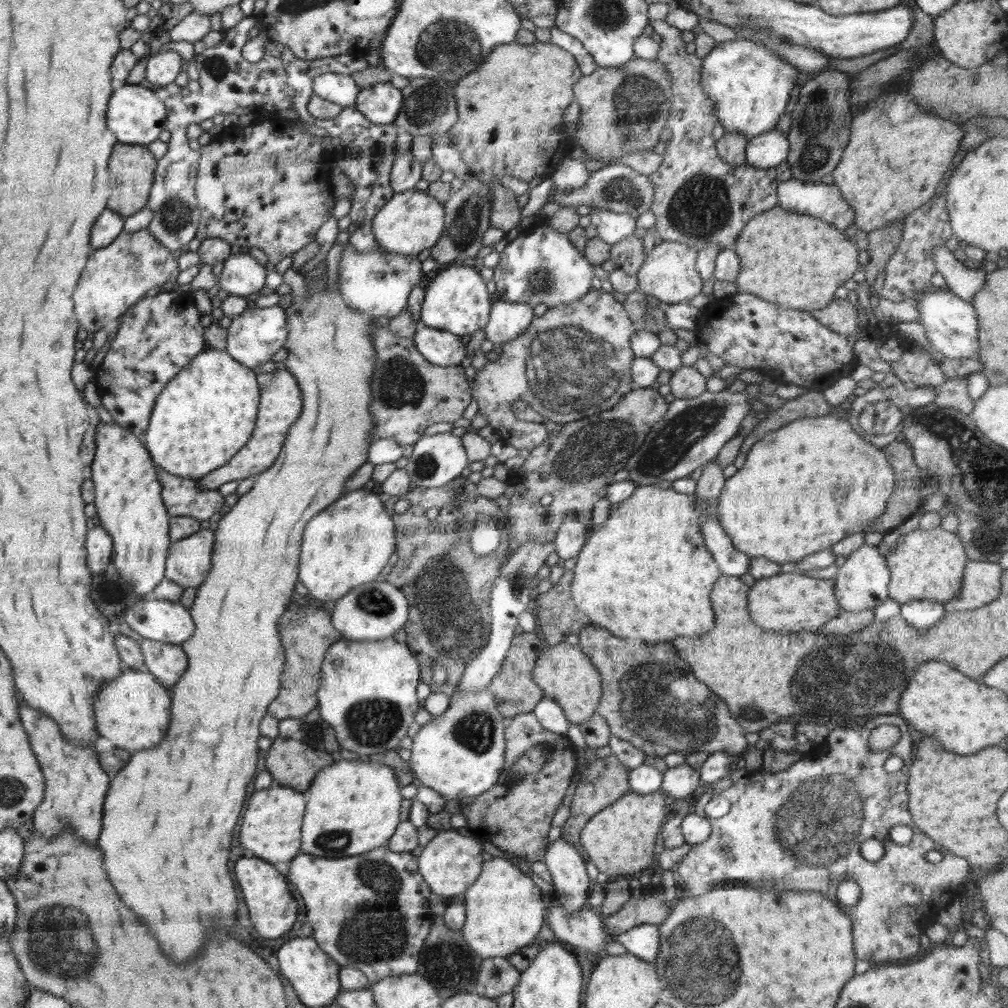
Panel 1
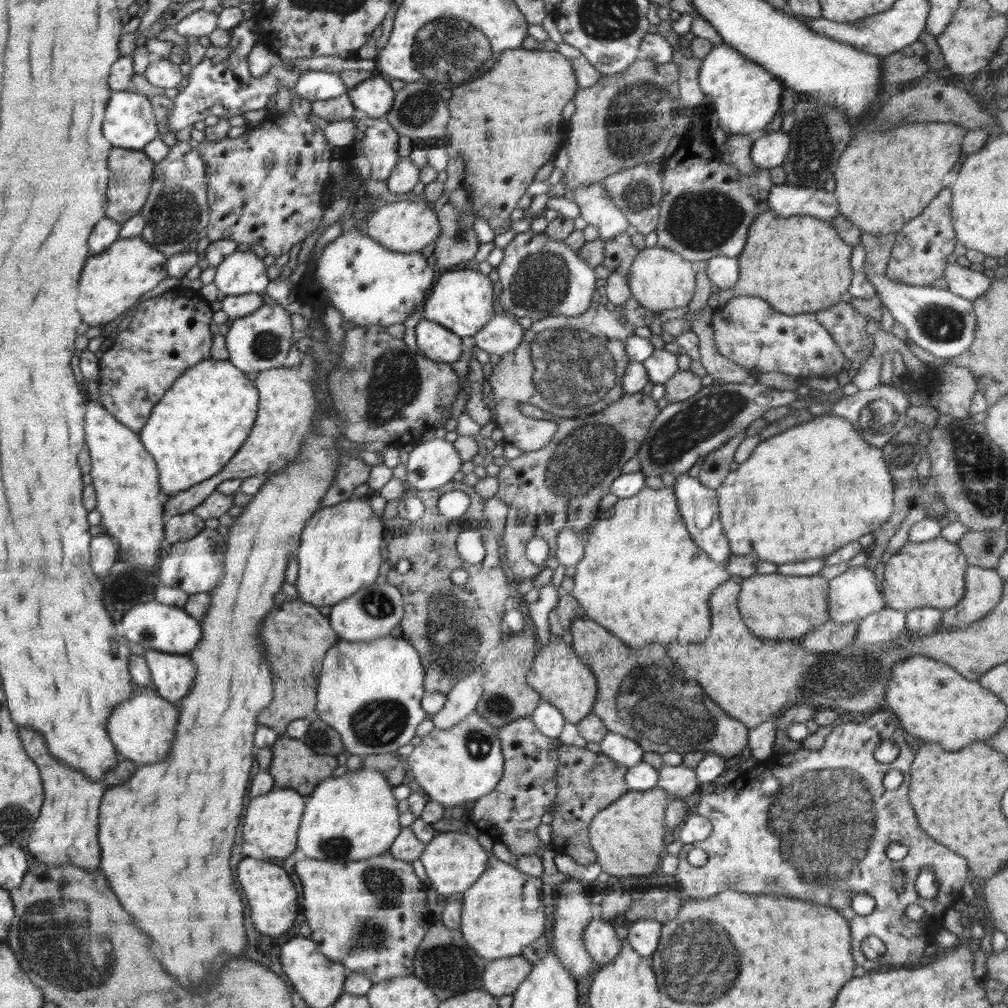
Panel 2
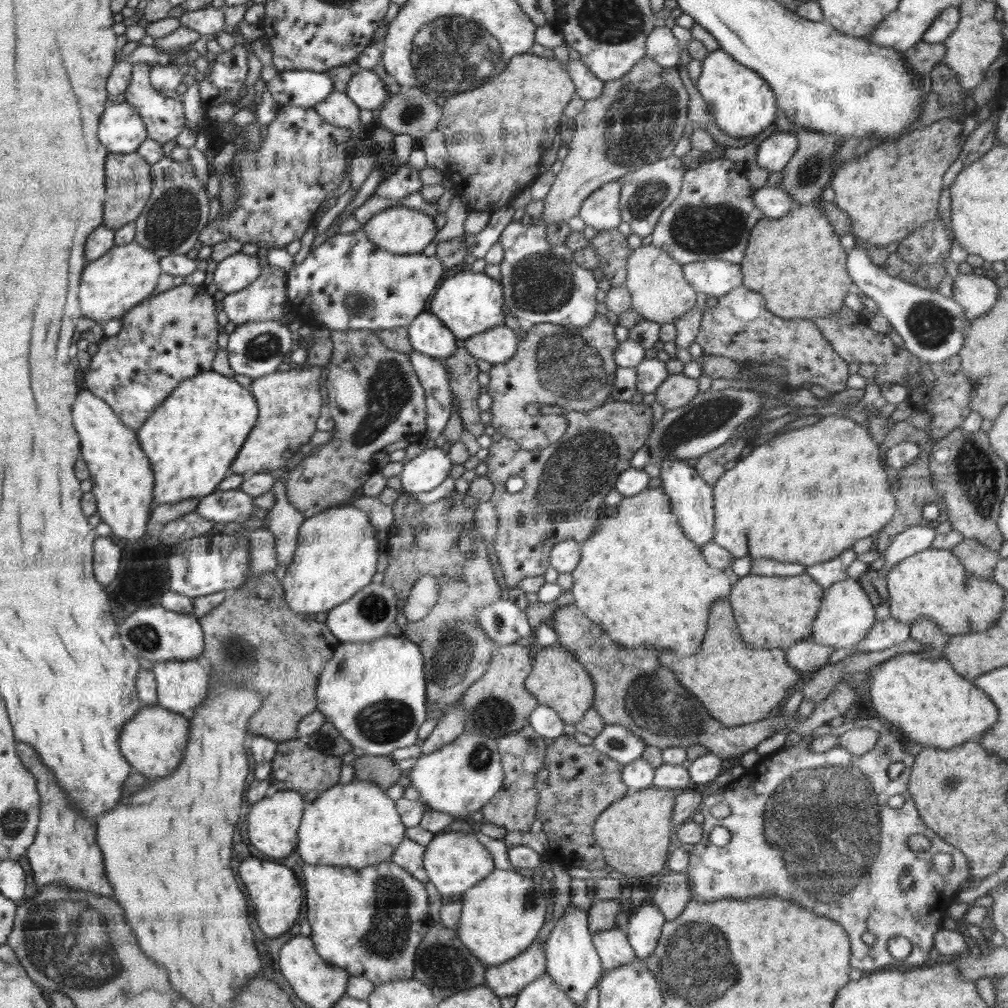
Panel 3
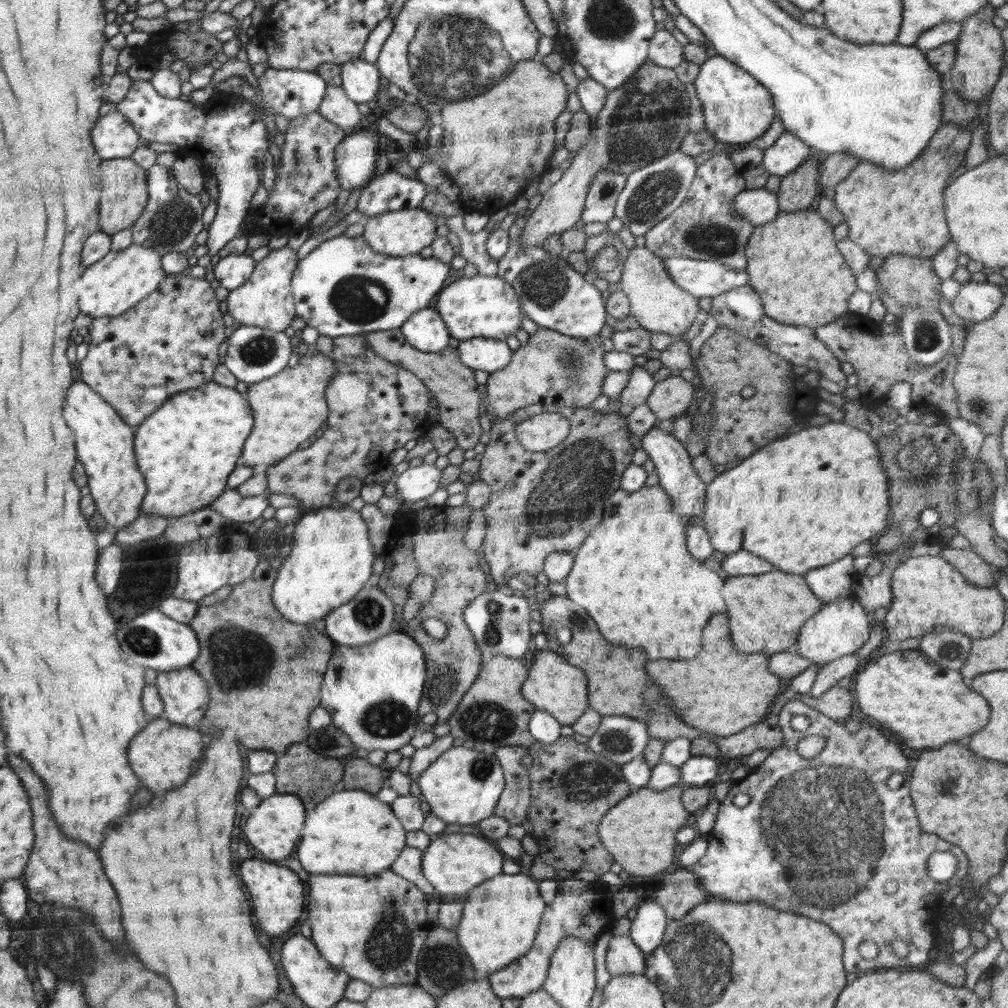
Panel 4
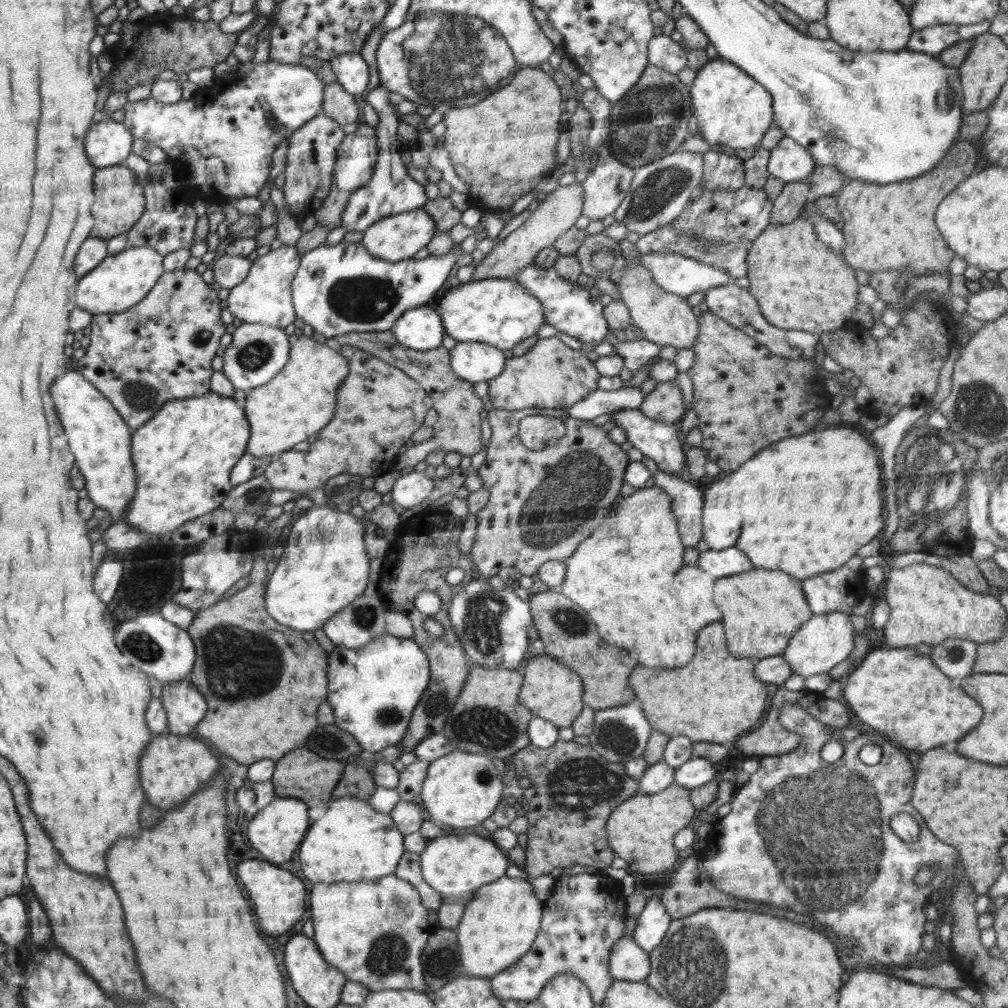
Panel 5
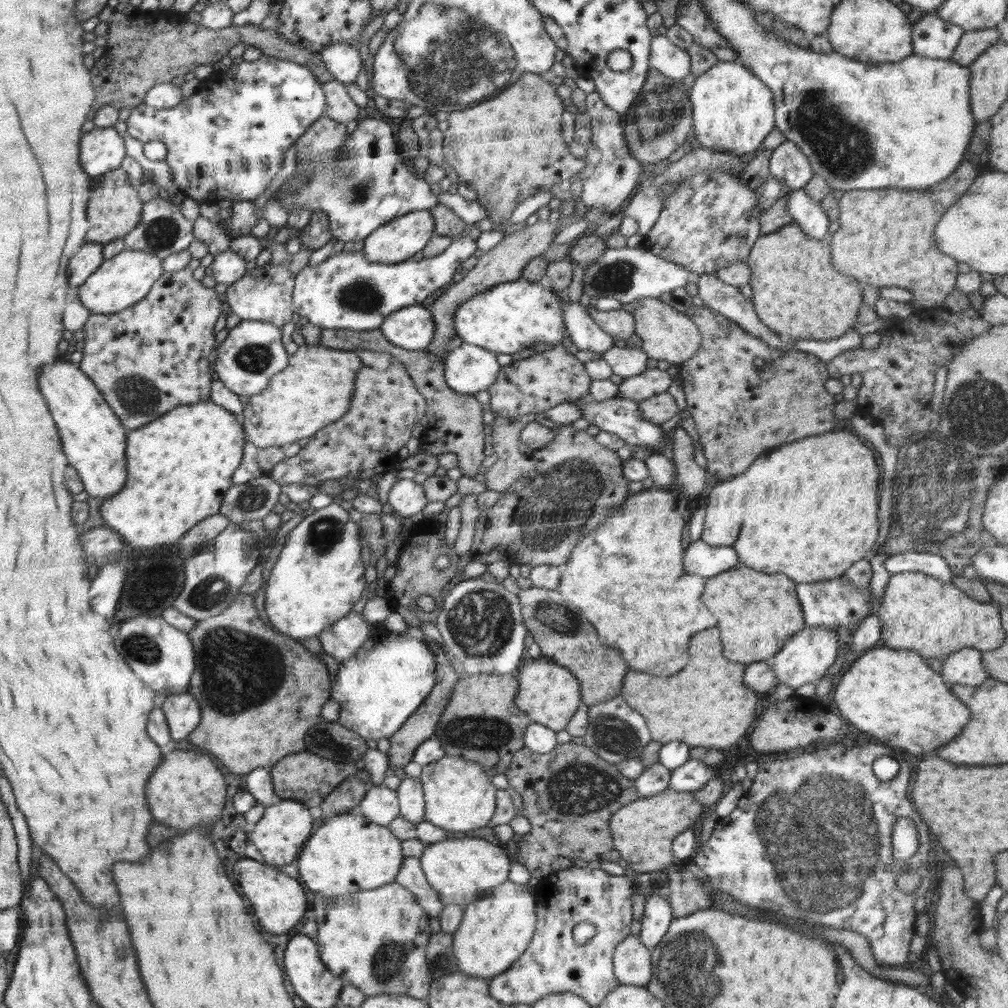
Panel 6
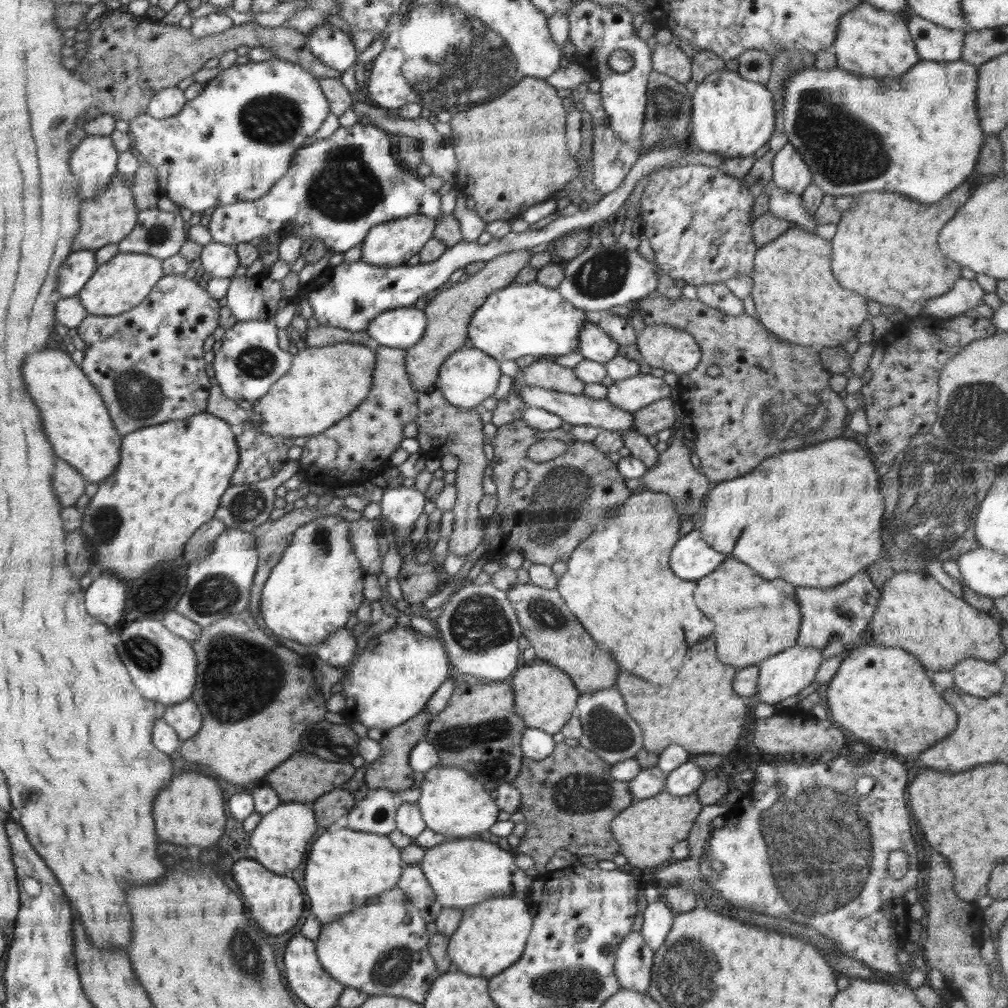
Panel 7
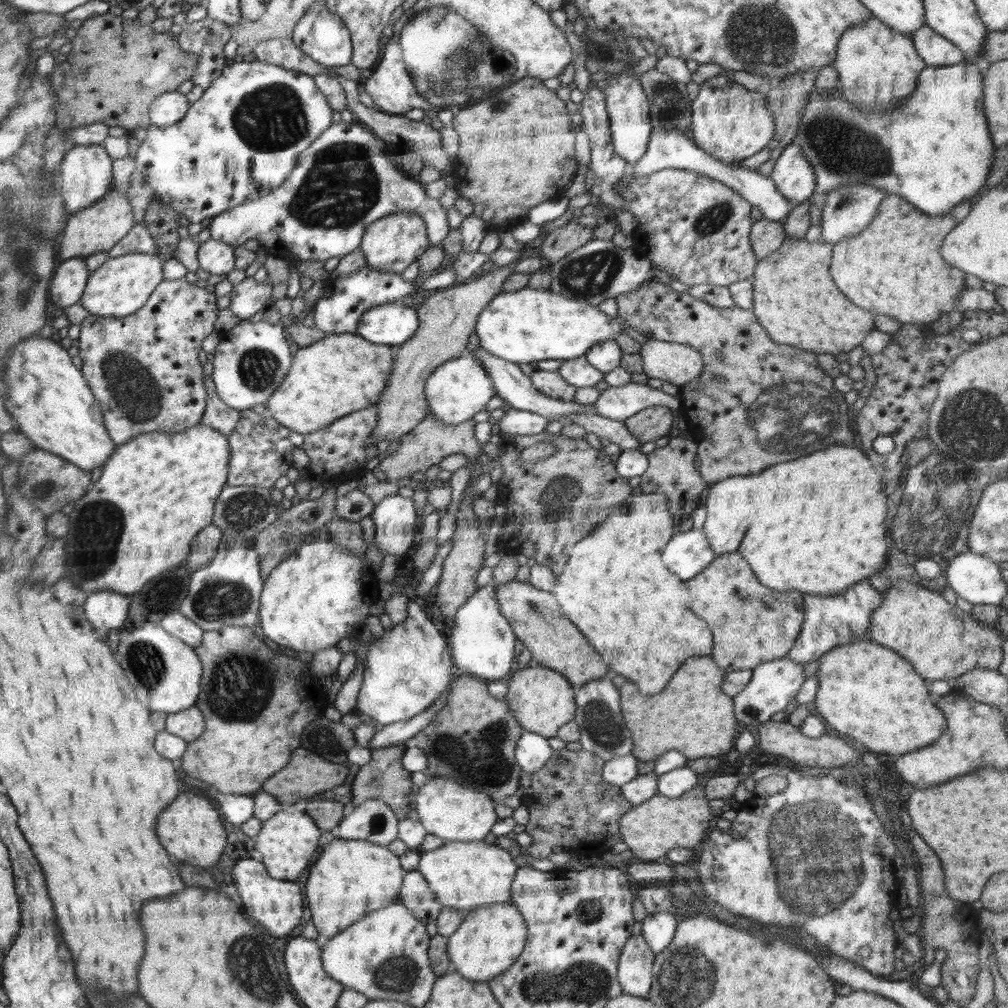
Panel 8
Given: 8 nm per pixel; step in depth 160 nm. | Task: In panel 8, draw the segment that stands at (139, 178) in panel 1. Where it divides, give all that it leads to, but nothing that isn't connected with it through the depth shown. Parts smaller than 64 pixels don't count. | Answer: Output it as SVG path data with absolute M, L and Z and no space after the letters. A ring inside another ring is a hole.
M112 189L100 201L69 215L67 226L58 240L58 263L72 258L84 257L109 251L130 232L135 226L131 204L126 192Z

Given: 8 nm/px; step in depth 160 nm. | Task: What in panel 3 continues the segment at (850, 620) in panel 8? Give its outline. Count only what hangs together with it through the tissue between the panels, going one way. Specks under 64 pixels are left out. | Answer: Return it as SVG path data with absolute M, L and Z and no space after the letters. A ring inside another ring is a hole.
M849 548L839 554L836 558L822 562L820 564L813 564L809 566L805 573L811 576L822 588L825 590L830 588L835 582L846 580L849 576L846 573L846 568L856 560L856 552Z

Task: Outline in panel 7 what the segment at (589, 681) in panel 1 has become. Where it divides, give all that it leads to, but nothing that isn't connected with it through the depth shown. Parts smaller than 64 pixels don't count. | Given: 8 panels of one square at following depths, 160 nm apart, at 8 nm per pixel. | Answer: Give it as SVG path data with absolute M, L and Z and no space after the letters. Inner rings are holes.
M539 661L519 666L512 675L515 713L527 727L538 728L552 735L560 732L572 718L578 697L581 695L568 673L550 663Z

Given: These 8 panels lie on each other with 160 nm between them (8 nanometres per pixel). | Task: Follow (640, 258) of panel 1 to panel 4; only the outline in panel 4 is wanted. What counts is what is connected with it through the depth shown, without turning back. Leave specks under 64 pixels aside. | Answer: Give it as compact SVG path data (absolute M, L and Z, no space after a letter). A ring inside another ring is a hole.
M604 230L598 235L587 237L583 248L590 271L609 283L618 283L629 249L622 244L618 234Z

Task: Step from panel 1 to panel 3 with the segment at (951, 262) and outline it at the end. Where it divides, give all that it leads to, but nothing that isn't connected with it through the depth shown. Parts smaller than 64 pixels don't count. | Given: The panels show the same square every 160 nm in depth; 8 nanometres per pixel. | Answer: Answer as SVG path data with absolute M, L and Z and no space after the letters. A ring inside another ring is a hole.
M959 273L953 279L952 298L964 308L968 322L984 316L994 306L999 289L993 279L974 273Z

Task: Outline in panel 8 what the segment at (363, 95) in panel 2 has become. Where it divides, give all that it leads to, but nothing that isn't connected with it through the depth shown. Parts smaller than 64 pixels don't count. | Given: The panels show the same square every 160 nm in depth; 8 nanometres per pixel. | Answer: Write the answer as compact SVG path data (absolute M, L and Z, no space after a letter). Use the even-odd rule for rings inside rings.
M315 2L303 11L302 18L297 20L296 26L291 34L293 43L303 50L310 58L327 67L344 66L350 63L352 44L350 44L349 30L346 30L345 22L332 11L326 8L326 3Z

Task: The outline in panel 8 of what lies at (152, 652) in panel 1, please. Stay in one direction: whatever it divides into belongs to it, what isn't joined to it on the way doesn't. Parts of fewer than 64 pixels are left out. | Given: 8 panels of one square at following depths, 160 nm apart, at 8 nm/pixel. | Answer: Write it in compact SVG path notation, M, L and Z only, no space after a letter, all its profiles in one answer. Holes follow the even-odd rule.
M191 706L180 712L167 714L165 730L180 736L187 743L195 741L205 729L205 720L198 706Z

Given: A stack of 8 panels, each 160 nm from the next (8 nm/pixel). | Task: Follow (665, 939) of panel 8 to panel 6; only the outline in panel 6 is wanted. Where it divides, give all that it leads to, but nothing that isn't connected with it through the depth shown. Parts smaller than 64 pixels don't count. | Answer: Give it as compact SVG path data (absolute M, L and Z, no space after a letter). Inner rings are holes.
M656 893L647 896L643 917L640 920L642 922L641 929L638 934L643 946L650 951L656 948L667 933L672 919L673 912L668 901Z

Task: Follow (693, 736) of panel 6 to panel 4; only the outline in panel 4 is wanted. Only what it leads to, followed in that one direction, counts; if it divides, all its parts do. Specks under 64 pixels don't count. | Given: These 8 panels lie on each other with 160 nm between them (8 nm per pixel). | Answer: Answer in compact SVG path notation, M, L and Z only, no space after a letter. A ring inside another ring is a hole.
M715 614L702 634L702 650L696 660L708 662L674 662L668 670L666 660L648 662L646 670L654 684L661 688L661 694L671 700L675 712L682 716L684 724L716 736L732 736L766 717L773 709L774 700L780 694L781 678L769 671L767 654L744 654L744 662L724 662L742 660L732 648L731 634L728 630L729 616Z

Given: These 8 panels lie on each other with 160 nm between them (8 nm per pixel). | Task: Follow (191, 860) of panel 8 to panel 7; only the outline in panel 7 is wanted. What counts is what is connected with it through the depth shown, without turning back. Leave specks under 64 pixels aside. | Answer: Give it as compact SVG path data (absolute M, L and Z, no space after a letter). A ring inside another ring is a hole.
M201 770L182 772L172 778L168 790L160 794L160 802L156 802L156 834L160 834L160 840L178 846L198 846L200 850L206 850L208 846L214 846L224 834L226 812L222 788L218 786L216 778L202 773Z

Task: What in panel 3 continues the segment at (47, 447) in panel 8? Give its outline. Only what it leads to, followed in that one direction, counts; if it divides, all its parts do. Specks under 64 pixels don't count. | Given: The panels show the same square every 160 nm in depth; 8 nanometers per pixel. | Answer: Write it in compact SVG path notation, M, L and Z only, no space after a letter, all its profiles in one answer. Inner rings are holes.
M88 389L81 390L80 398L76 398L76 410L72 410L72 418L76 418L76 430L80 430L80 438L84 438L84 460L90 470L92 494L97 502L97 513L101 522L110 526L112 533L123 541L138 542L147 536L147 522L150 521L150 502L154 502L154 474L151 460L138 444L136 433L114 414L112 408L104 400L97 398Z

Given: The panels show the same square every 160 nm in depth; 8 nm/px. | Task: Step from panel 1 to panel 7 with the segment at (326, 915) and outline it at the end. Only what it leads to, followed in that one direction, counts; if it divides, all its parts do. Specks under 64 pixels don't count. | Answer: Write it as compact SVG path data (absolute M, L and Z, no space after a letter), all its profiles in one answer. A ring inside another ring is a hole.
M395 886L366 906L344 914L330 924L322 925L316 948L318 948L319 961L324 970L337 979L344 986L365 992L370 997L386 994L394 997L404 997L414 1002L423 1003L428 996L432 983L439 977L436 963L428 951L431 933L426 930L427 922L421 917L418 909L410 902L405 892Z

